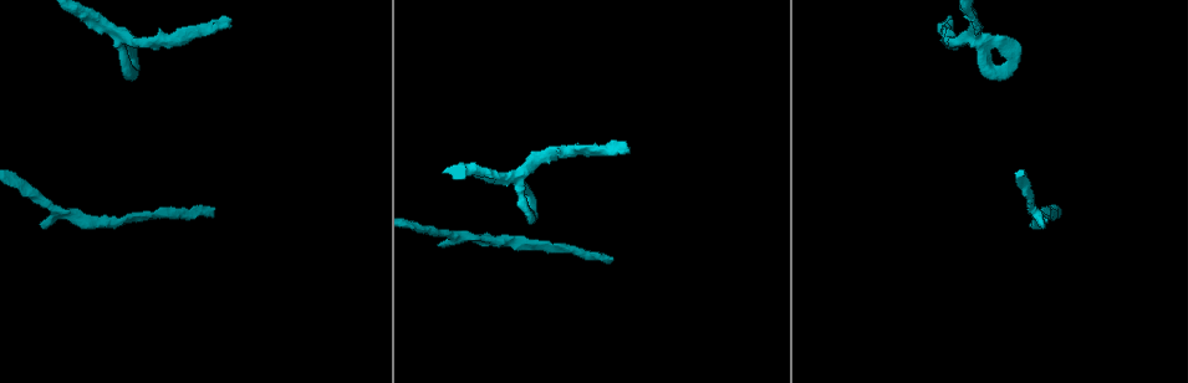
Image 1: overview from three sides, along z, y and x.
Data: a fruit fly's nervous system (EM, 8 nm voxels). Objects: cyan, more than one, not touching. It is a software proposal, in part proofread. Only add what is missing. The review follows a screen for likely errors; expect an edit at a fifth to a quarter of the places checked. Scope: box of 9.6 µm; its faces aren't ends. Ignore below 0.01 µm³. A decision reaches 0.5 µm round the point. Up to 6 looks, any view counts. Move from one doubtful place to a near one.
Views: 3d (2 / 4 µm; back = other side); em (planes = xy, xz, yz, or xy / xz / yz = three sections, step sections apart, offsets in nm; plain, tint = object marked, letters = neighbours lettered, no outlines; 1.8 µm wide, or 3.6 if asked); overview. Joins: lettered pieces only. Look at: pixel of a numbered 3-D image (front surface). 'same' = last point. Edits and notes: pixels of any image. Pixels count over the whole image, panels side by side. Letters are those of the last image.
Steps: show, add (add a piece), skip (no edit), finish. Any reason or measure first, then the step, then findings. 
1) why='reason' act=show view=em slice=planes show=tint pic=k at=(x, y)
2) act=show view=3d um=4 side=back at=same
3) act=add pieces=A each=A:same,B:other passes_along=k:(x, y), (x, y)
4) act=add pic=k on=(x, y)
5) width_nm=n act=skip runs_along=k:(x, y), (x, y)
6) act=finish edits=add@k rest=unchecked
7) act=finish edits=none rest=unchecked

why='branch stops here' act=show view=em slice=xz step=16 show=letters pic=1 at=(1058, 207)

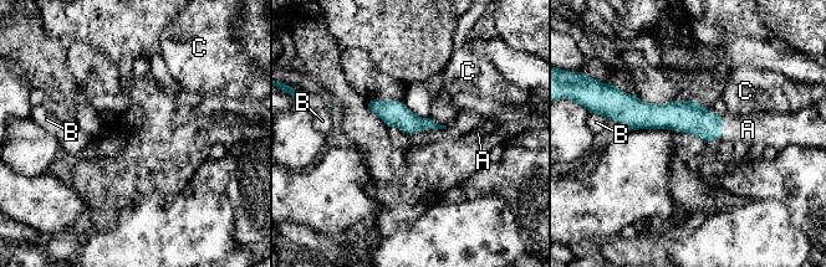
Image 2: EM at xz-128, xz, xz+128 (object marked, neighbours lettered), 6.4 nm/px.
why='cut it another way' act=show view=em slice=planes show=letters at=same

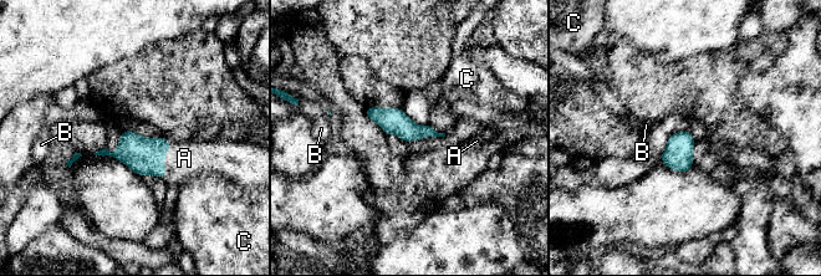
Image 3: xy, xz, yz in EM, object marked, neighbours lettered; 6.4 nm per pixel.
act=add pic=3 on=(184, 158) each=A:same,B:other,C:other passes_along=3:(143, 156), (164, 154), (184, 158) found='the neuron continues'

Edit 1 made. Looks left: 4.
why='touches itself' act=show view=3d um=4 pic=1 at=(531, 213)

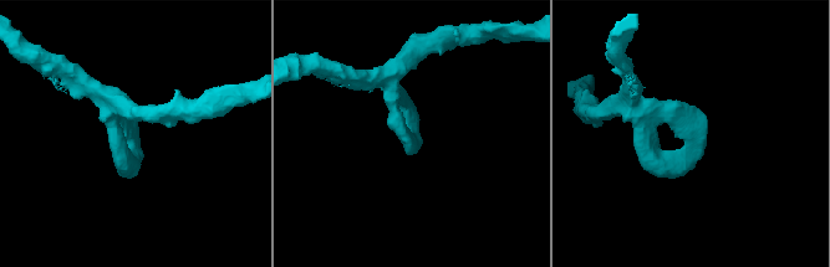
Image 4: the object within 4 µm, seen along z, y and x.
why='need the tissue' act=show view=em um=3.6 slice=planes show=tint pic=4 at=(135, 155)

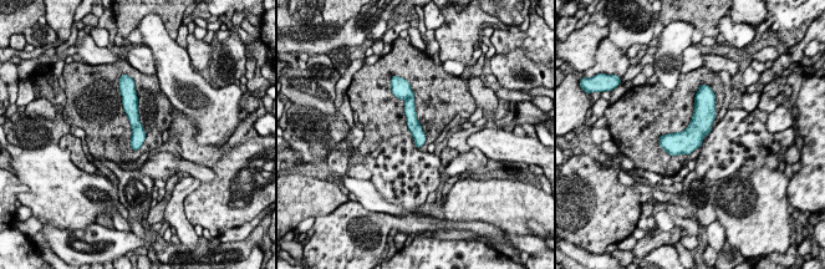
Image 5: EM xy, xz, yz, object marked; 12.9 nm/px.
why='what lies round it' act=show view=em um=3.6 slice=planes show=letters at=same

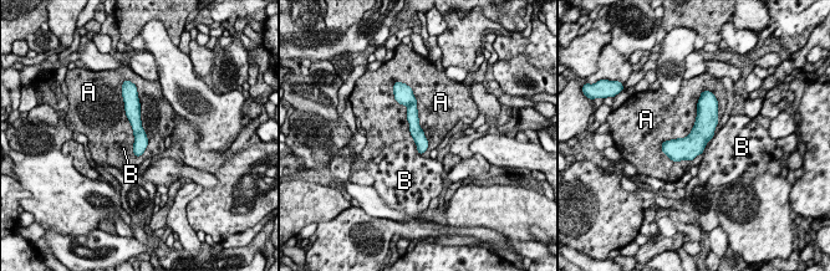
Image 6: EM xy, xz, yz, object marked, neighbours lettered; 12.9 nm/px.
act=skip each=A:other,B:other runs_along=6:(704, 103), (703, 129), (675, 158) found='no lettered piece goes on from it'

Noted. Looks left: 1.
why='free end' act=show view=em slice=planes show=letters pic=1 at=(630, 151)

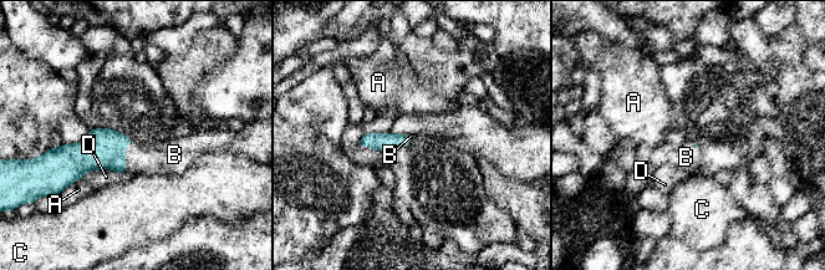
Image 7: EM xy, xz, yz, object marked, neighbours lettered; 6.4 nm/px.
act=add pic=7 on=(162, 157) each=A:other,B:same,C:other,D:other passes_along=7:(103, 148), (125, 157), (162, 157) found='the neuron continues'

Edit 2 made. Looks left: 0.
act=finish edits=add@3,add@7 rest=unchecked

